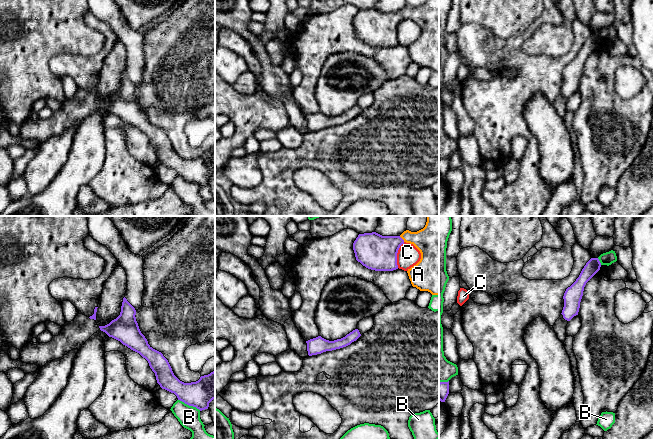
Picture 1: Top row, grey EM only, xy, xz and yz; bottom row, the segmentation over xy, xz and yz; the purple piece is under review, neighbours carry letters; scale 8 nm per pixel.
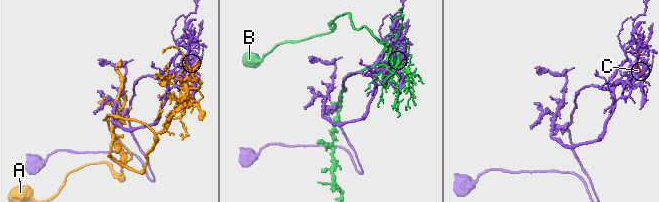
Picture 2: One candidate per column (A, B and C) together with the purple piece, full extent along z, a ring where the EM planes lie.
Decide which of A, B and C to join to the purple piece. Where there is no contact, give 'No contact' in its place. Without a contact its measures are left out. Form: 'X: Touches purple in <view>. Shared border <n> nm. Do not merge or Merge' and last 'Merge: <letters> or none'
A: Touches purple in xz. Shared border 60 nm. Do not merge
B: Touches purple in xy. Shared border 200 nm. Do not merge
C: Touches purple in xz. Shared border 220 nm. Do not merge
Merge: none

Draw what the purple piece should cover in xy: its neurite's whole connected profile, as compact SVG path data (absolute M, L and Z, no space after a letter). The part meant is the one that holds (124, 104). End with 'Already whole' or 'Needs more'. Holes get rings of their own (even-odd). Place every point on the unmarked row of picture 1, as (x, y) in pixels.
M124 73L120 91L109 100L99 102L99 104L109 113L120 117L145 134L162 165L174 169L178 176L200 187L208 185L209 179L215 175L215 146L208 151L201 152L196 158L180 157L174 151L163 130L148 120L139 105L135 91L135 84Z. Already whole

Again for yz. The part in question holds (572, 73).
M591 34L582 45L576 57L566 65L563 75L564 83L560 93L553 101L558 115L564 119L567 113L566 102L568 98L578 91L580 78L586 59L600 46L601 39L598 34Z. Needs more

